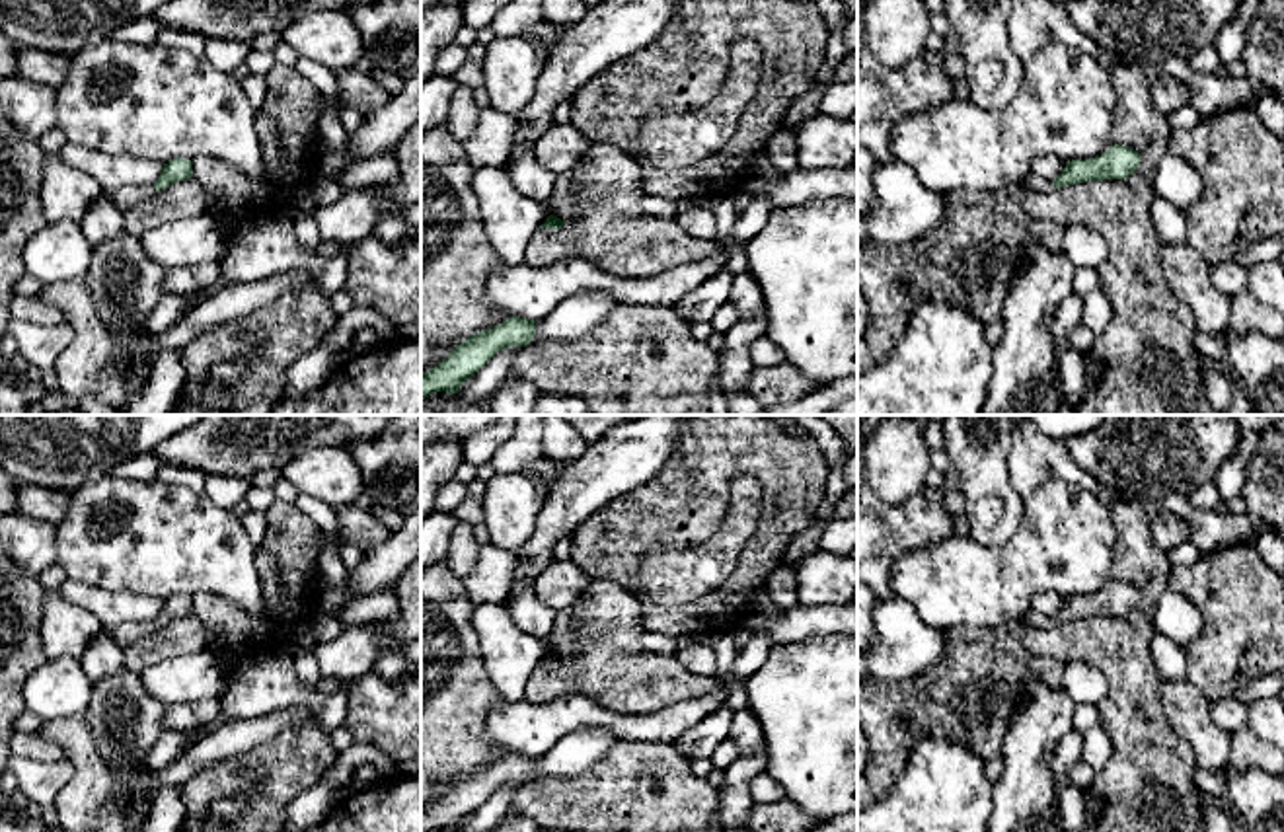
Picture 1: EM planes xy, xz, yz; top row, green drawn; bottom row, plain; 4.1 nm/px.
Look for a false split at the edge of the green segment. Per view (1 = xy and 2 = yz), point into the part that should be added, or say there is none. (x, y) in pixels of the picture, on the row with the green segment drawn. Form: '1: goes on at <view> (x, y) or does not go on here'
1: goes on at xy (125, 197)
2: goes on at yz (1035, 184)

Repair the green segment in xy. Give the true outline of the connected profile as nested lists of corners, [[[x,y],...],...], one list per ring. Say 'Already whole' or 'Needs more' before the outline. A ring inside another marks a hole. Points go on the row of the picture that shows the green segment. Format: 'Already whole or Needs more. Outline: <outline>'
Needs more. Outline: [[[175,158],[164,164],[162,173],[154,185],[146,187],[121,187],[111,195],[115,207],[127,212],[131,207],[138,205],[140,201],[152,197],[154,193],[170,187],[171,183],[183,181],[193,177],[193,164],[185,158]]]

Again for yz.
Needs more. Outline: [[[1113,144],[1105,154],[1089,160],[1066,162],[1062,173],[1048,181],[1039,175],[1029,175],[1021,187],[1039,195],[1052,193],[1054,189],[1103,179],[1126,179],[1140,166],[1140,154],[1128,146]]]

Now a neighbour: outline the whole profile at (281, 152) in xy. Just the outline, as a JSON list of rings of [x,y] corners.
[[[275,64],[265,76],[265,103],[255,115],[255,127],[263,148],[263,177],[253,181],[222,160],[193,160],[193,177],[203,187],[216,189],[224,199],[222,224],[232,234],[259,218],[253,199],[267,191],[267,214],[279,212],[277,199],[294,193],[296,187],[314,183],[320,175],[316,132],[320,127],[321,94],[294,68]]]

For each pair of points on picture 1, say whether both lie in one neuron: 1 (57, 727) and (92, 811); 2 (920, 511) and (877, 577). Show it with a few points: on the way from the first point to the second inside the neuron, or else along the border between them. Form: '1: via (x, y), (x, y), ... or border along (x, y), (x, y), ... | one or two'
1: via (78, 749), (90, 770), (90, 790) | one
2: via (905, 527), (883, 548), (883, 556), (877, 562) | one

